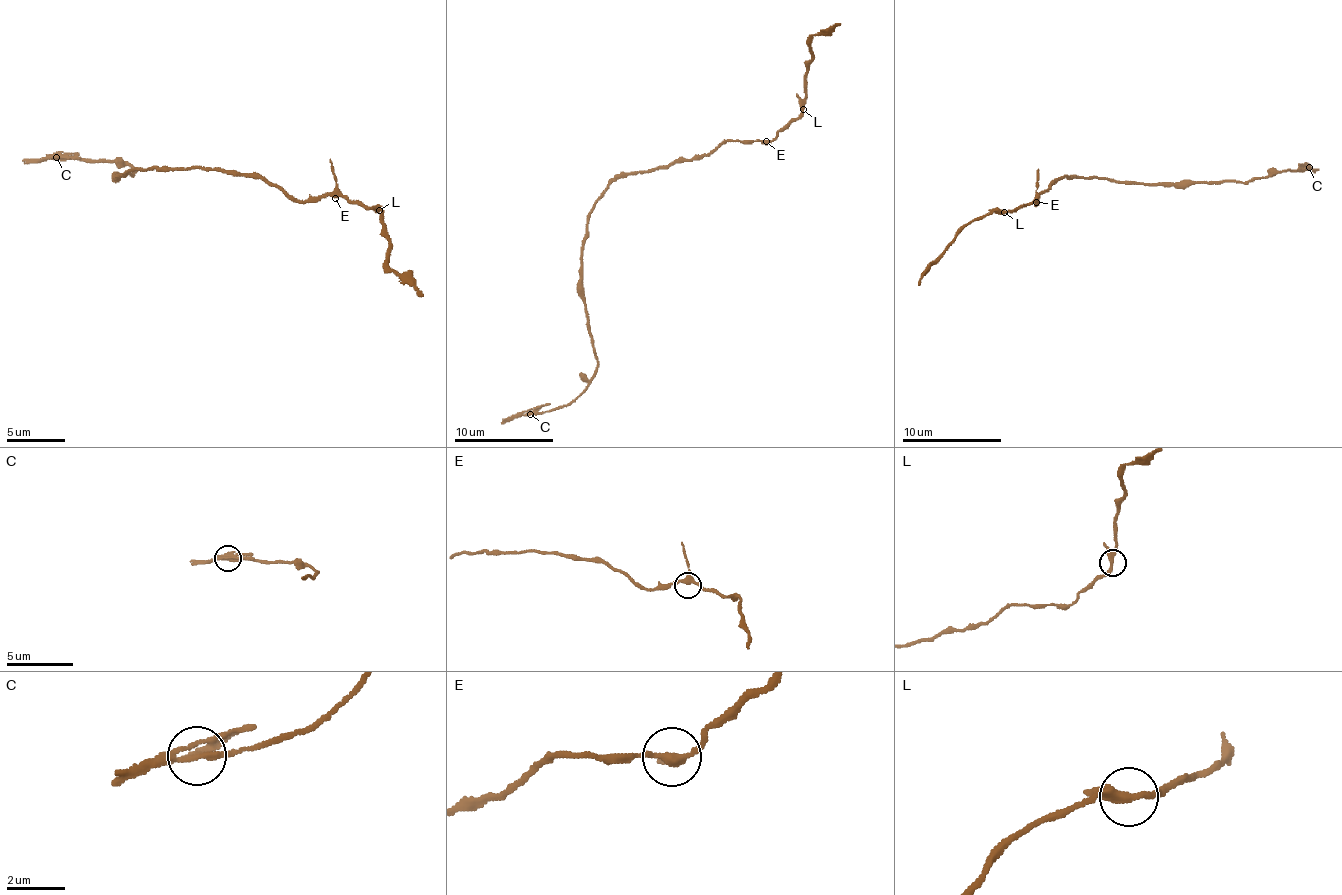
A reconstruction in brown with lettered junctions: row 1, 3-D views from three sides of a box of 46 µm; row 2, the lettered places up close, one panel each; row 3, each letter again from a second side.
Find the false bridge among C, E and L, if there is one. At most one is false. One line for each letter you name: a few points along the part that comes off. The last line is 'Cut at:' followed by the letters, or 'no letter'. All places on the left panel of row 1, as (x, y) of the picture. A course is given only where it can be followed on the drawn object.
C: course (56, 157), (23, 160)
Cut at: C

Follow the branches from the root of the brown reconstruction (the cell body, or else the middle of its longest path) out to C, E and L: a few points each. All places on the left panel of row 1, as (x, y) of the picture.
C: (173, 168), (132, 168), (117, 177), (132, 174), (135, 168), (129, 162), (56, 157)
E: (173, 168), (220, 168), (229, 174), (259, 177), (300, 201), (320, 201), (329, 195), (335, 198)
L: (173, 168), (220, 168), (229, 174), (267, 180), (300, 201), (344, 195), (379, 210)

